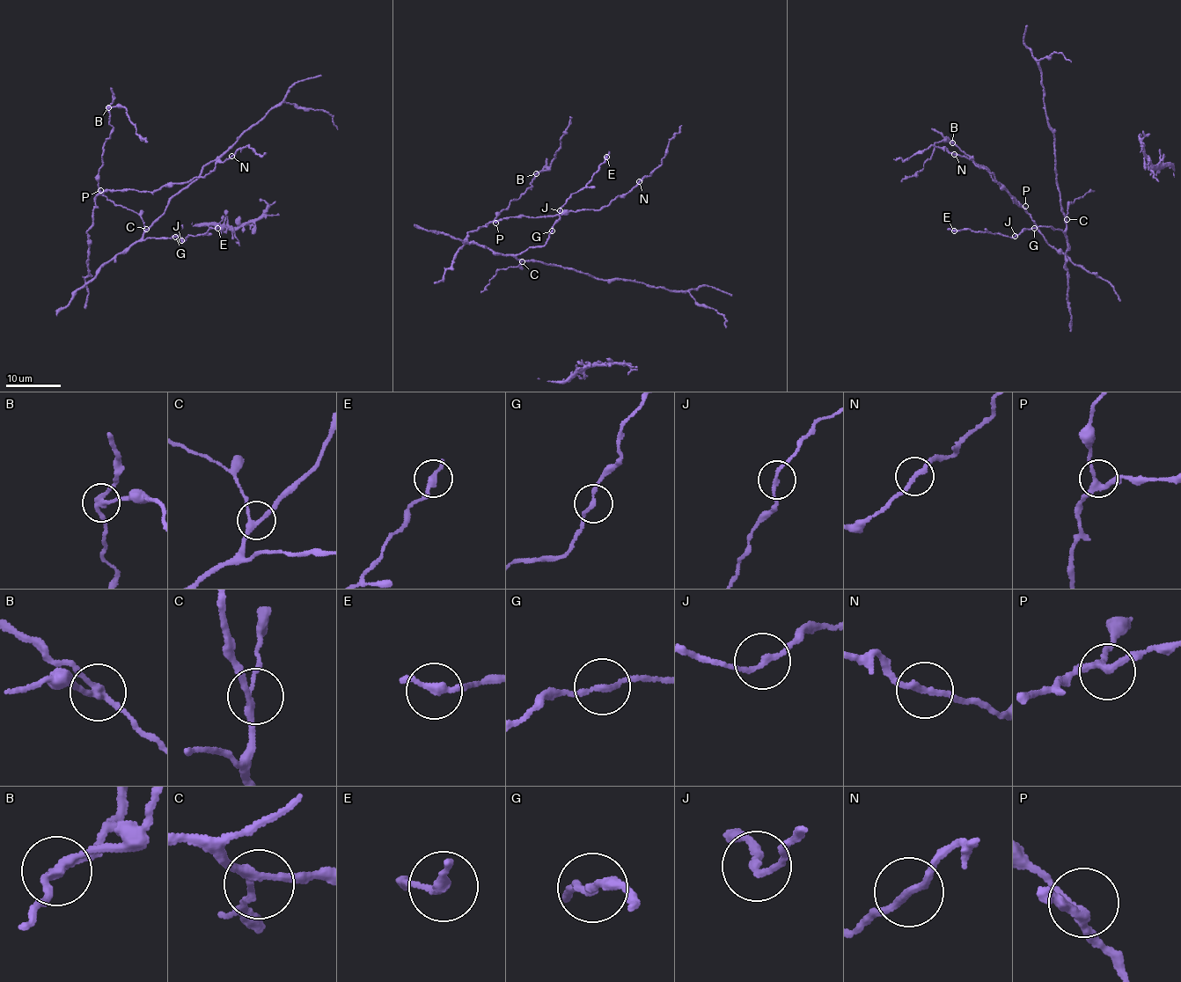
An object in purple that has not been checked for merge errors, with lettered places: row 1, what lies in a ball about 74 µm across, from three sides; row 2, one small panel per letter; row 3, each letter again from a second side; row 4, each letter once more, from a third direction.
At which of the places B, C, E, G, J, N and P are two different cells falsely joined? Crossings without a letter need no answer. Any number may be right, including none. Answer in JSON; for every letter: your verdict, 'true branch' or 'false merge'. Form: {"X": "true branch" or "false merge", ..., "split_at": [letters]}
{"B": "false merge", "C": "true branch", "E": "true branch", "G": "true branch", "J": "true branch", "N": "false merge", "P": "true branch", "split_at": ["B", "N"]}

